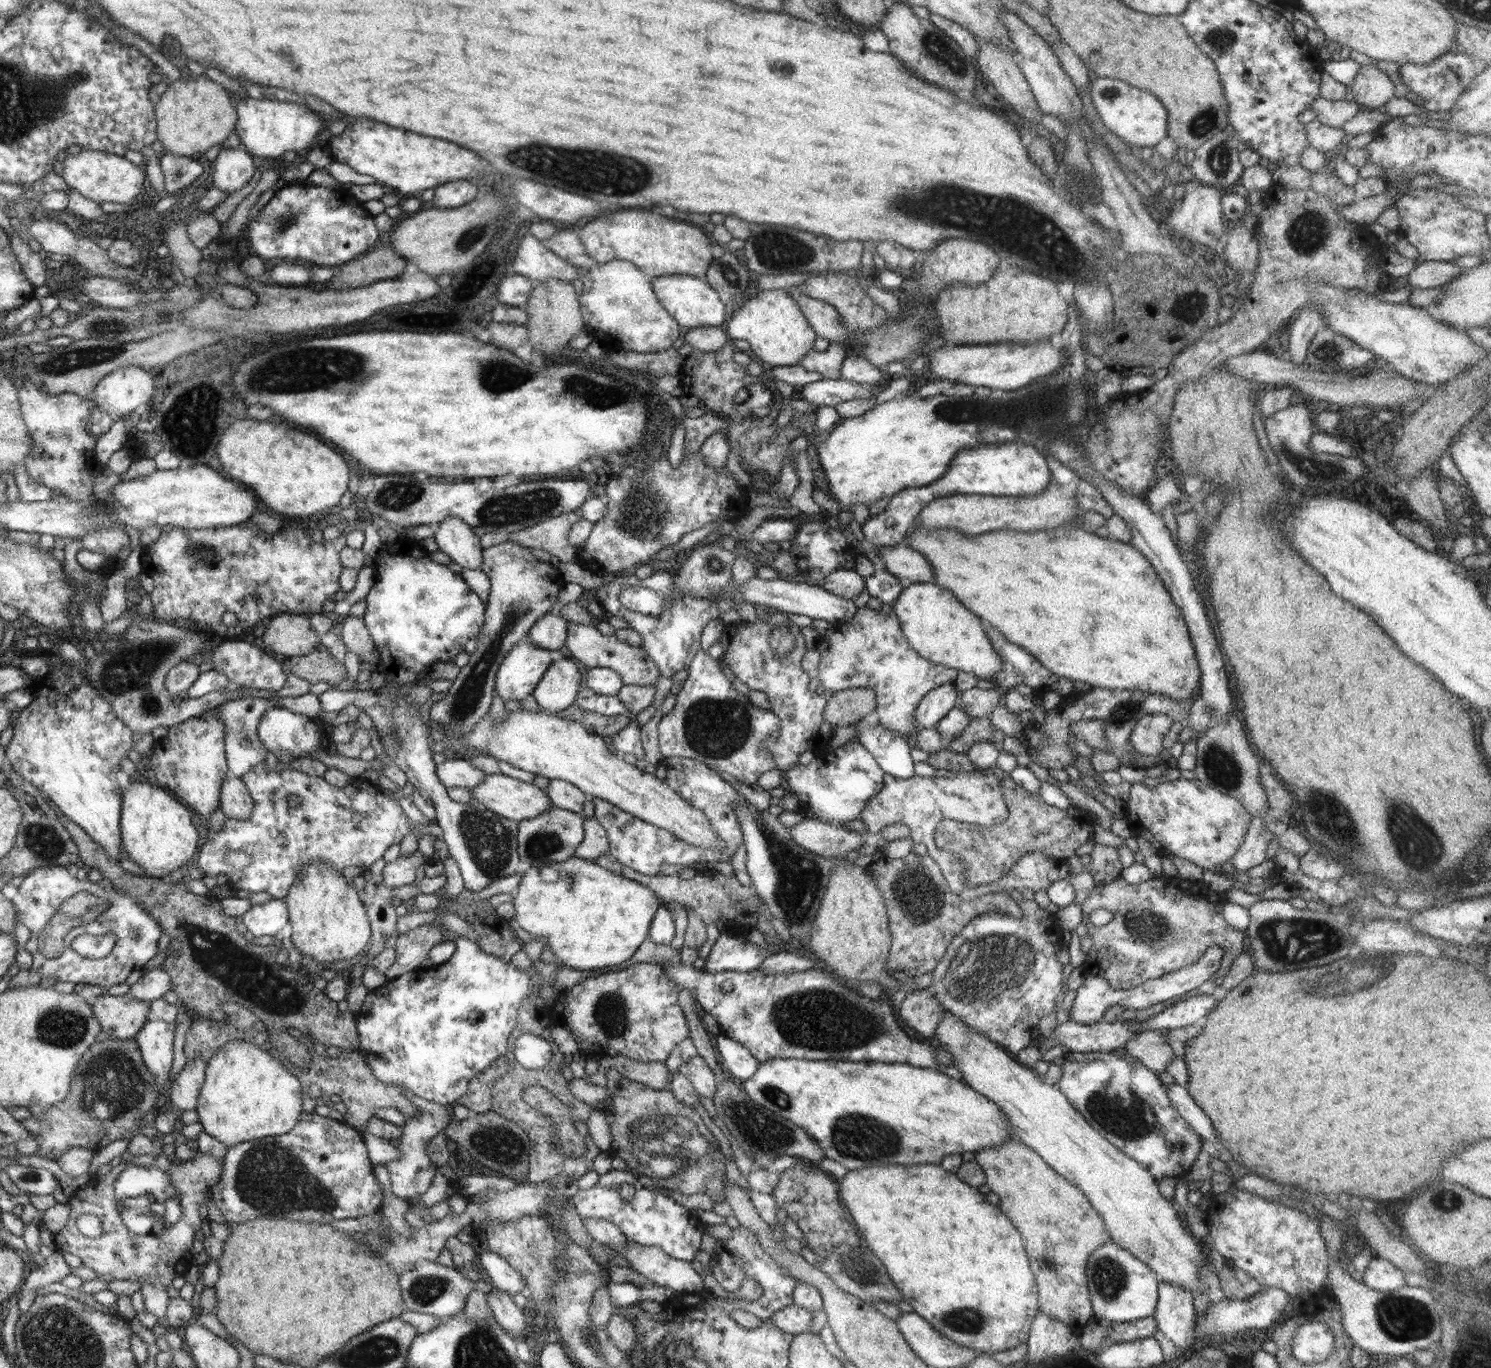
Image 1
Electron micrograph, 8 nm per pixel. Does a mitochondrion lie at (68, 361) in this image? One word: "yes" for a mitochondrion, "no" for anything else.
yes

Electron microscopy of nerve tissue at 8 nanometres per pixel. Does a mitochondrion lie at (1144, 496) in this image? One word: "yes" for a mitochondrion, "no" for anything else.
no

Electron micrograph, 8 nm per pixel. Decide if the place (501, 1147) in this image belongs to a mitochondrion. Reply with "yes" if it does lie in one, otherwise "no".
yes

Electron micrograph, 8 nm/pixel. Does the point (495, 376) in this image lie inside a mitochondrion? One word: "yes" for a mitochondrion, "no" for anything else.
yes

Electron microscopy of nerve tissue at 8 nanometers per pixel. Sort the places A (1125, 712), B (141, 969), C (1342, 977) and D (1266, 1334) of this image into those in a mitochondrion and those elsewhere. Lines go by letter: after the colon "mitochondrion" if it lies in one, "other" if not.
A: mitochondrion
B: other
C: mitochondrion
D: other

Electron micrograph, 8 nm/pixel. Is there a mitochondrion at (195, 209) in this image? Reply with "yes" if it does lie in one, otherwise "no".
no

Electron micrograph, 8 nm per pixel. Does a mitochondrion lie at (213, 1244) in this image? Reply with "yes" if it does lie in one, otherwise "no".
no

